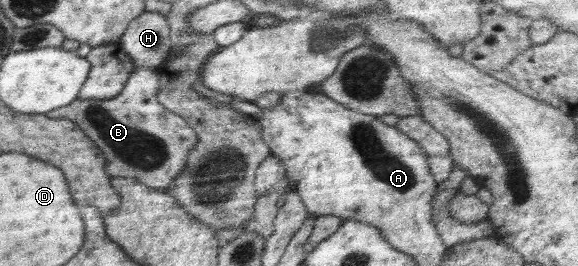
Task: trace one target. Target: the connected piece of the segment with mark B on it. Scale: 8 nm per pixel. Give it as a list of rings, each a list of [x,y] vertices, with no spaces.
[[[137,68],[129,75],[123,91],[110,100],[75,99],[67,106],[49,111],[46,115],[52,119],[72,120],[105,155],[105,171],[112,177],[137,179],[150,189],[165,191],[173,183],[173,179],[183,171],[187,163],[189,151],[197,143],[196,132],[183,117],[166,109],[156,100],[159,87],[159,72],[151,68]]]

